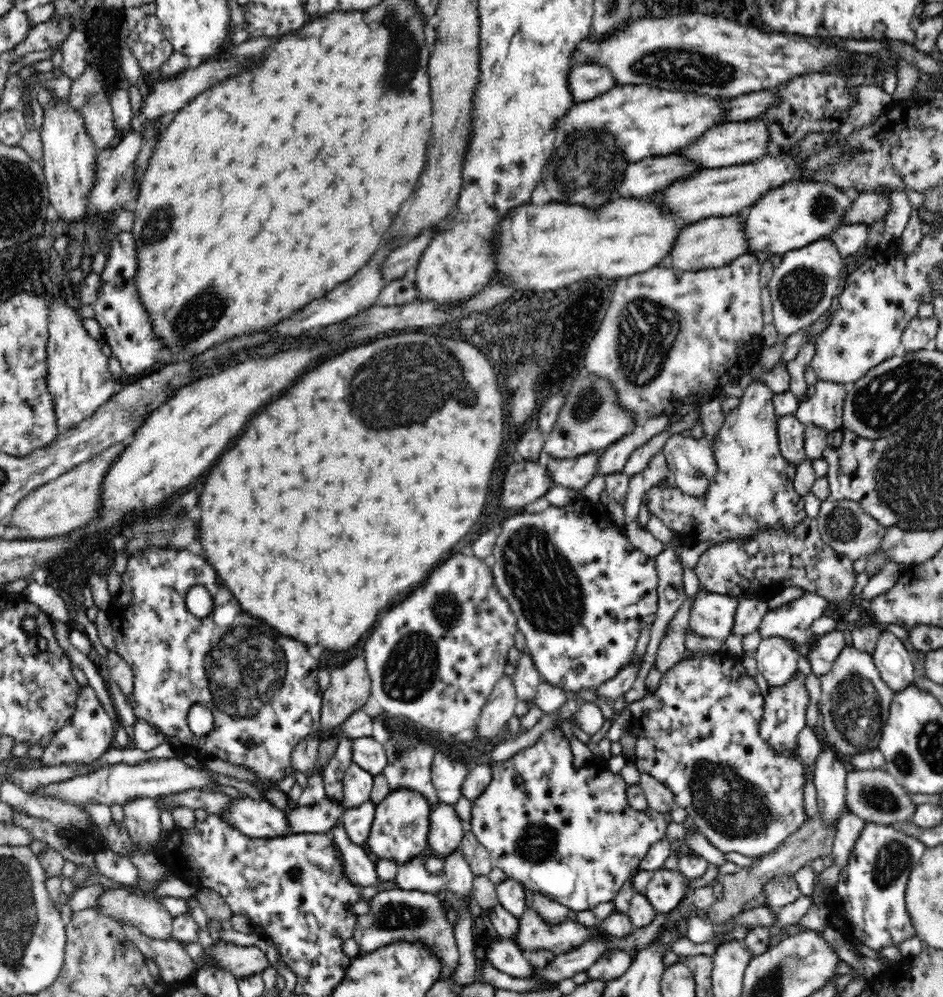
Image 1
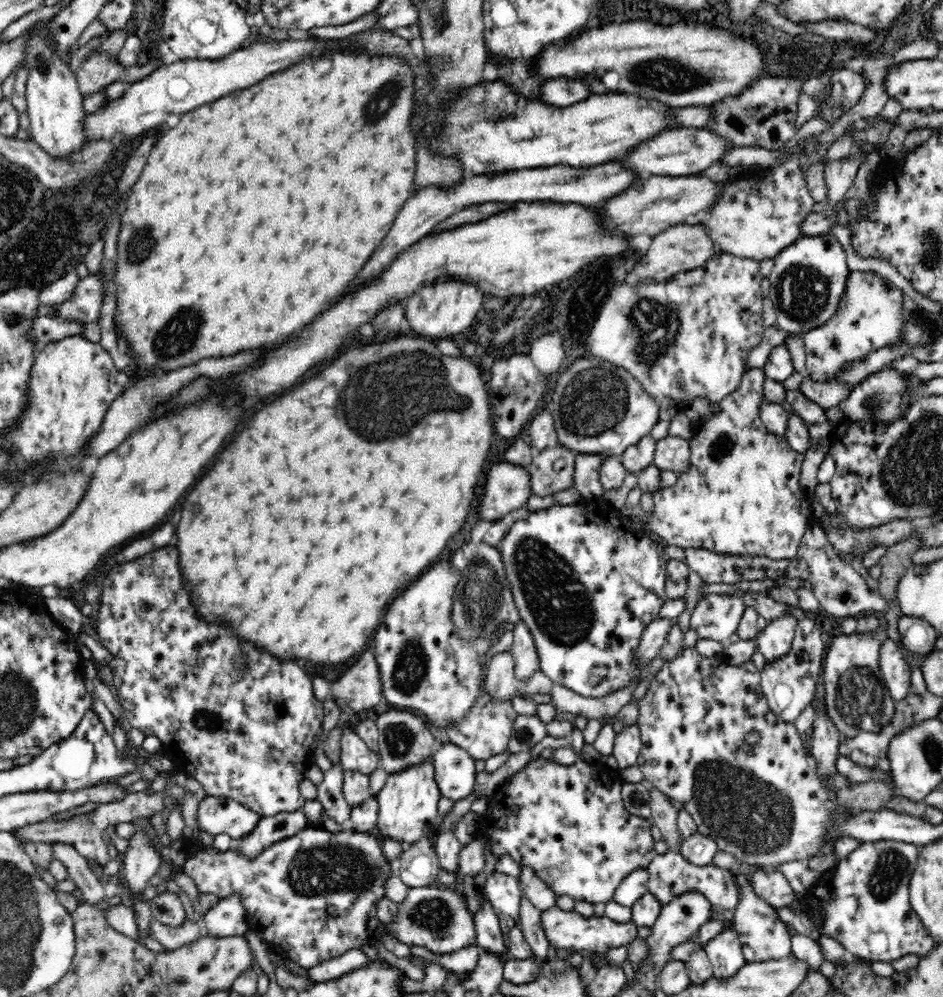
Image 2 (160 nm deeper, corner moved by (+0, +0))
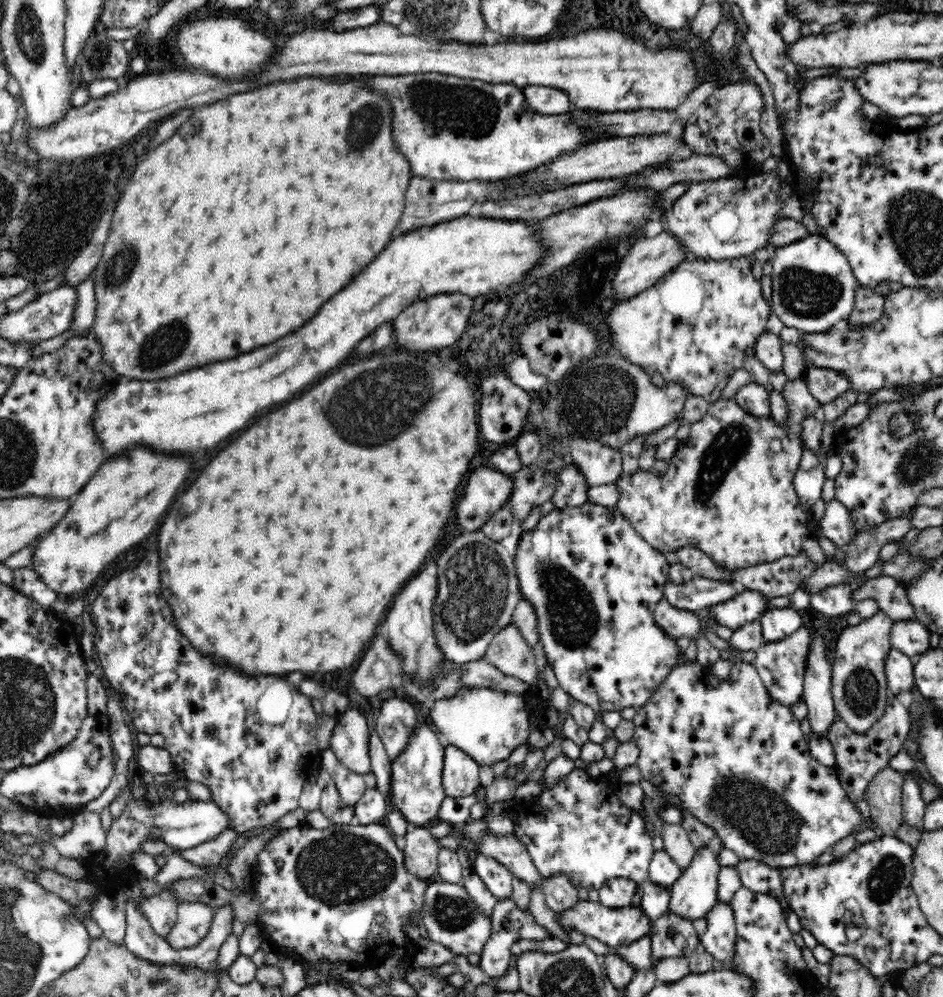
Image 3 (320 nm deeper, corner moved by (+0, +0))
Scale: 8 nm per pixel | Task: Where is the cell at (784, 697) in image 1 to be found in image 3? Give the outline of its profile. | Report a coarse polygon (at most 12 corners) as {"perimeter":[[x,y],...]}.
{"perimeter":[[803,625],[764,642],[754,665],[771,697],[790,706],[803,698],[811,643]]}

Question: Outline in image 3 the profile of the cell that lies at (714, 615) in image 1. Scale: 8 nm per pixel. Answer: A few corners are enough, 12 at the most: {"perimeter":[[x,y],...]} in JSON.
{"perimeter":[[742,589],[713,605],[711,616],[734,632],[760,620],[769,600]]}

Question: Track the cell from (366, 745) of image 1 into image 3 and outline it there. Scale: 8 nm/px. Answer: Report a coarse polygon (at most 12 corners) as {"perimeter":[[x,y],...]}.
{"perimeter":[[348,707],[327,750],[350,771],[371,772],[366,717]]}

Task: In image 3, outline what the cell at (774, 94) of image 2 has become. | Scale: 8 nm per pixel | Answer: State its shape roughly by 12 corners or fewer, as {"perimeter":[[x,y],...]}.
{"perimeter":[[754,84],[722,85],[683,127],[692,156],[772,157]]}

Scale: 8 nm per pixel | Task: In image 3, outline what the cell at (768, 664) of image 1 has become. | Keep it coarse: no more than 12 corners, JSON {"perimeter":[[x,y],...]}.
{"perimeter":[[791,606],[760,618],[765,642],[780,641],[803,626]]}

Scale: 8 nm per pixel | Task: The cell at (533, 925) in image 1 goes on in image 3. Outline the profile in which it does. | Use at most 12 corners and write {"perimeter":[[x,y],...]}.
{"perimeter":[[581,900],[561,923],[609,947],[650,934],[641,905]]}

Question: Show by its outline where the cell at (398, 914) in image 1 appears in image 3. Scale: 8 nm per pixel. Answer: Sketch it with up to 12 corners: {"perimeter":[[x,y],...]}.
{"perimeter":[[430,880],[421,920],[455,955],[480,954],[492,932],[462,884]]}

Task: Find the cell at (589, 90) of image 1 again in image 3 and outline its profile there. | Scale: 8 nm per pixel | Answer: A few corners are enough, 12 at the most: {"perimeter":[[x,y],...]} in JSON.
{"perimeter":[[530,86],[522,93],[528,108],[544,116],[572,109],[556,88]]}

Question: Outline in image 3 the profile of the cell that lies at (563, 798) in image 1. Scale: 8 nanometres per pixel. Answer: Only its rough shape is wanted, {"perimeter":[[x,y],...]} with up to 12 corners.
{"perimeter":[[576,768],[516,807],[543,877],[641,884],[644,819]]}

